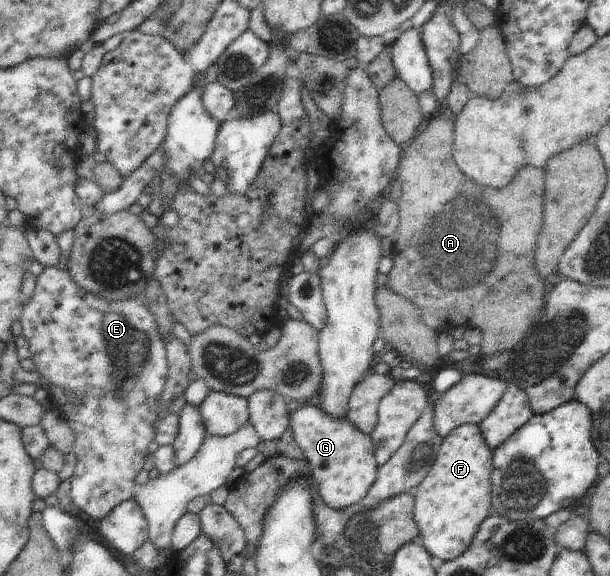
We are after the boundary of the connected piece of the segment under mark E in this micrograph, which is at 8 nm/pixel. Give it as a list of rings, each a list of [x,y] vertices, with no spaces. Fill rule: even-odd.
[[[51,266],[46,267],[38,276],[33,295],[29,302],[24,305],[24,312],[17,324],[17,330],[29,343],[30,358],[35,365],[34,372],[39,371],[41,377],[47,379],[49,383],[51,403],[61,403],[61,409],[65,411],[65,417],[67,417],[66,421],[71,425],[71,429],[73,429],[73,434],[75,435],[75,447],[73,447],[72,454],[76,455],[77,462],[74,474],[70,477],[70,495],[73,503],[90,517],[101,520],[103,517],[107,517],[109,512],[113,511],[114,507],[133,498],[136,487],[135,478],[143,470],[145,458],[148,456],[147,447],[151,445],[156,434],[156,428],[153,423],[158,419],[159,401],[161,395],[163,395],[164,385],[168,378],[166,343],[161,339],[157,321],[155,321],[153,313],[149,311],[149,308],[145,304],[143,296],[137,295],[137,297],[133,297],[129,301],[111,301],[111,303],[107,303],[103,297],[97,297],[97,295],[87,293],[85,289],[81,289],[81,286],[77,285],[74,279],[71,279],[67,268],[58,269],[55,266]]]

